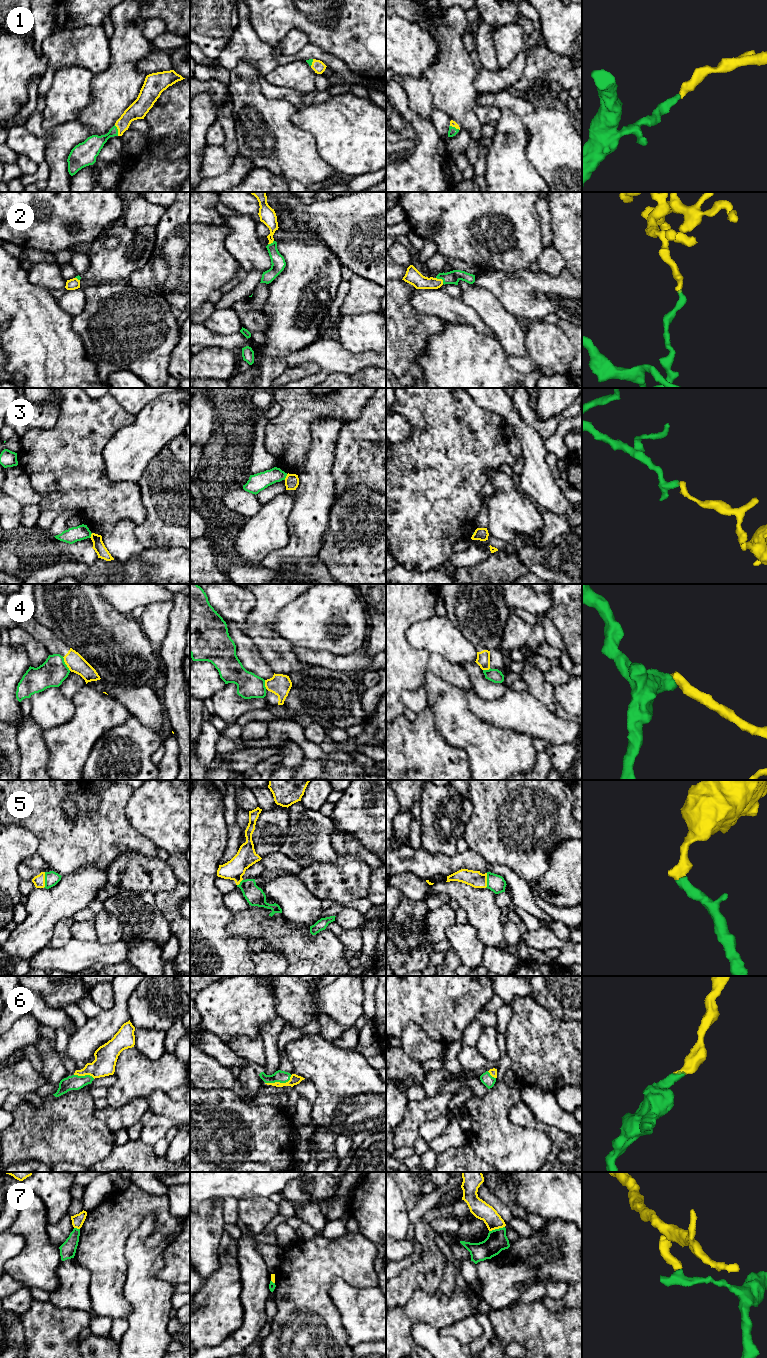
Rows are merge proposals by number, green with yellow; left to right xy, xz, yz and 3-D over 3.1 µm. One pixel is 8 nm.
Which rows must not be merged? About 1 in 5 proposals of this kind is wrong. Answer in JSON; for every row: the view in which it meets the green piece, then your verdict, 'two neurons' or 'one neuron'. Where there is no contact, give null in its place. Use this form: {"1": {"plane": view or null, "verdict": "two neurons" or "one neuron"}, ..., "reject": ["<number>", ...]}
{"1": {"plane": "xy", "verdict": "one neuron"}, "2": {"plane": "yz", "verdict": "one neuron"}, "3": {"plane": "xz", "verdict": "two neurons"}, "4": {"plane": "xy", "verdict": "two neurons"}, "5": {"plane": "xy", "verdict": "one neuron"}, "6": {"plane": "xz", "verdict": "one neuron"}, "7": {"plane": "yz", "verdict": "two neurons"}, "reject": ["3", "4", "7"]}

